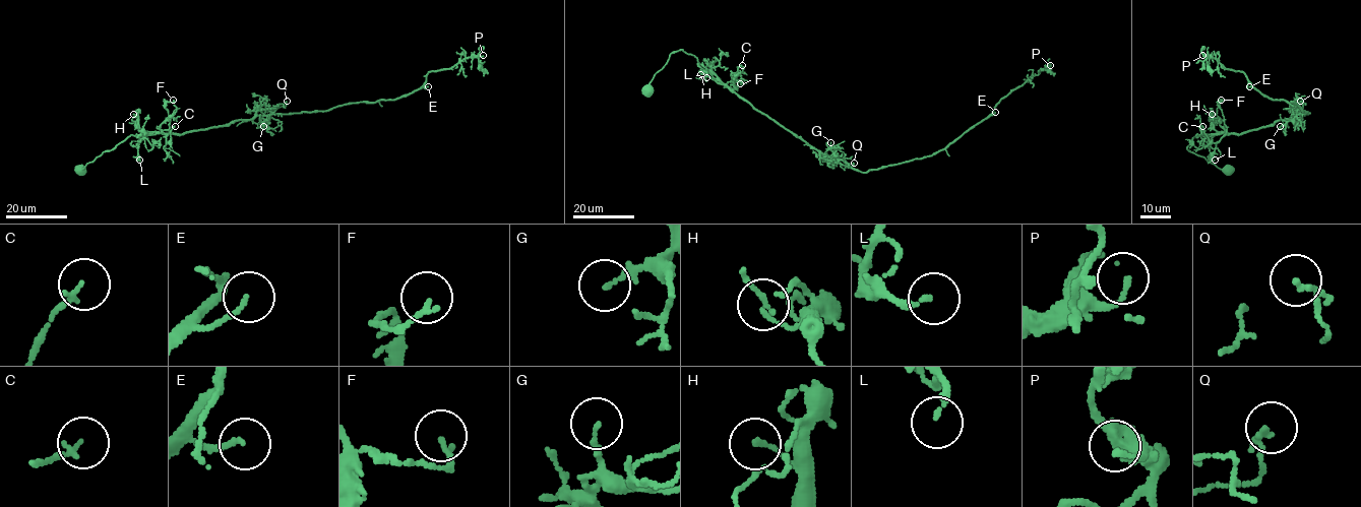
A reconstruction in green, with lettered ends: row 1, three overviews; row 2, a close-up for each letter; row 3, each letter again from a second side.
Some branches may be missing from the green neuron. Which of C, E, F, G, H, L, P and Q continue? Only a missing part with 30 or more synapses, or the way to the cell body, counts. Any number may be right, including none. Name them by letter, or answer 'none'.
none

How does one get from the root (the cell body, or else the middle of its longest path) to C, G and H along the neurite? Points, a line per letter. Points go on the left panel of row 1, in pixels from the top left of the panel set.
C: (79, 170), (131, 135), (168, 130), (166, 141), (169, 142), (170, 131), (175, 126)
G: (79, 170), (131, 135), (184, 134), (228, 126), (256, 116), (266, 117), (263, 126)
H: (79, 170), (131, 135), (152, 132), (141, 129), (138, 118), (133, 114)

